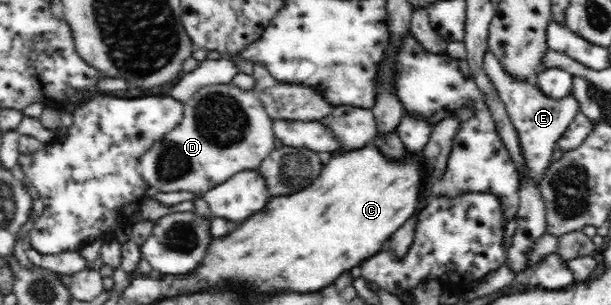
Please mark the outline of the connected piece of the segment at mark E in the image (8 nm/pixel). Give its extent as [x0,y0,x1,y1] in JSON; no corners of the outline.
[483,50,580,181]

